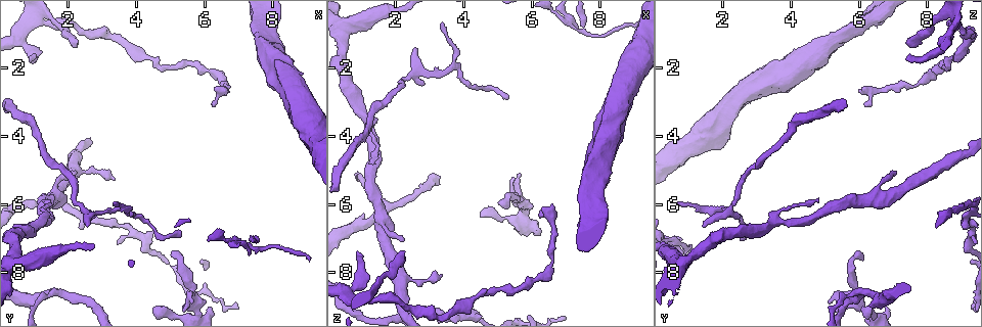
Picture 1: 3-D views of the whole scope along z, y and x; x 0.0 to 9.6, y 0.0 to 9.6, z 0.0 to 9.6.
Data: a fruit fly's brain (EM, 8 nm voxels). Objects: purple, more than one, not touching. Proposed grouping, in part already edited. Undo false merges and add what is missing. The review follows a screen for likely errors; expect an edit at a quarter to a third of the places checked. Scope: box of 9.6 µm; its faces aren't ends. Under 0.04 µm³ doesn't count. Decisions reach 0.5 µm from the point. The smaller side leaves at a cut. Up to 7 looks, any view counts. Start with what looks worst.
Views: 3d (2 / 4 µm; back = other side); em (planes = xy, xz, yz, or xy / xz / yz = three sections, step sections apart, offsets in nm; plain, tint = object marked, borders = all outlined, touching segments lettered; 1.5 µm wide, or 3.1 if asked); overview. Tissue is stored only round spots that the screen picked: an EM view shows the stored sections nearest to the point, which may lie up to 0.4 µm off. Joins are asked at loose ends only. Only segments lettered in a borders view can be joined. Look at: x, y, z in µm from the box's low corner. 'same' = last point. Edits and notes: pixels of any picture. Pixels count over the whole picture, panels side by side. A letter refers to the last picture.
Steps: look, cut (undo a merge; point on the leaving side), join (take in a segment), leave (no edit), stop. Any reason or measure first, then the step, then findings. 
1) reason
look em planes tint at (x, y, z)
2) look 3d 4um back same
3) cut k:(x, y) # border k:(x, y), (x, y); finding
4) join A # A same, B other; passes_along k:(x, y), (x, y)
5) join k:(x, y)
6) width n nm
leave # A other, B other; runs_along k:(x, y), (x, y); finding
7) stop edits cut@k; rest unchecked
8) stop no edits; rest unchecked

an open end
look em planes borders at (6.15, 9.05, 6.75)

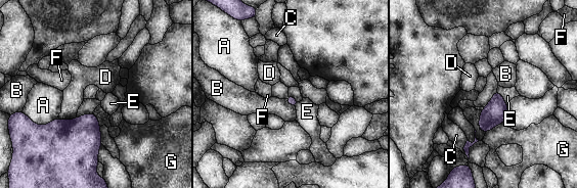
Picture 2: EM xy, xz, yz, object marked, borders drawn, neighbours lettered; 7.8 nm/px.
leave # A other, B other, C other, D other, E other, F other, G other; border 2:(284, 99), (295, 107); none of them fits

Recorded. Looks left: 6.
free end
look 3d 4um back at (5.05, 7.40, 6.00)

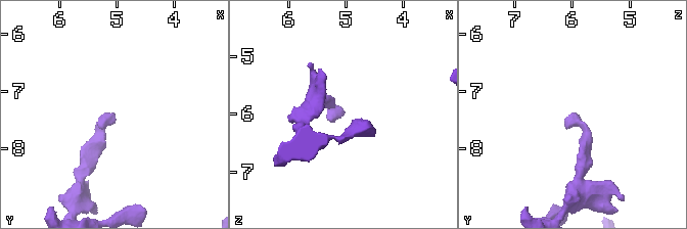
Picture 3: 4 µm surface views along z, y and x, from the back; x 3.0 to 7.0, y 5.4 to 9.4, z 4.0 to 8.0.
now the EM
look em yz step 4 borders at (5.05, 7.40, 5.95)

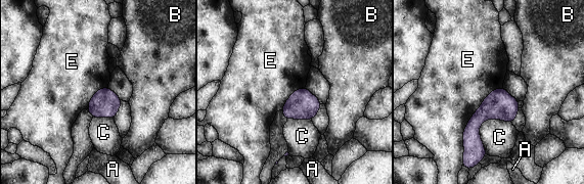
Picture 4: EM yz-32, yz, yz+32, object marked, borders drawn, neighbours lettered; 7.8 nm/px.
width 180 nm; longest_contact E 600 nm
leave # A other, B other, C other, E other; no lettered segment goes on from it

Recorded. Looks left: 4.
free end
look 3d 4um at (0.90, 1.60, 7.40)

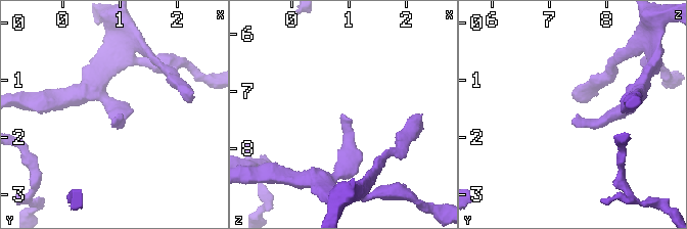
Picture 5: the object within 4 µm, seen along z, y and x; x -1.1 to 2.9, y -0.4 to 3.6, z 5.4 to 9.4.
need the tissue
look em yz step 8 tint at (0.90, 1.65, 7.40)

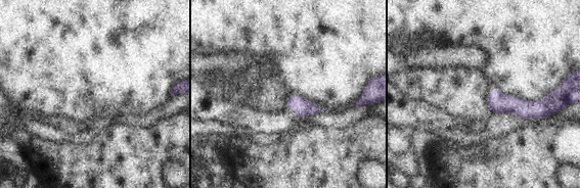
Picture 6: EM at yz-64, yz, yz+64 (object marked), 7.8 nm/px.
another direction
look em planes borders same

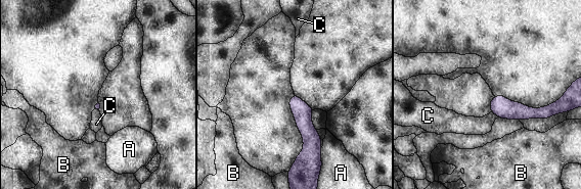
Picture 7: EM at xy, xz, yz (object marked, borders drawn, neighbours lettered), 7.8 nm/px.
join C # A other, B other, C same; passes_along 7:(503, 108), (495, 113), (465, 125); the neuron continues

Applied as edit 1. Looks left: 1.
stop edits join@7; rest unchecked

